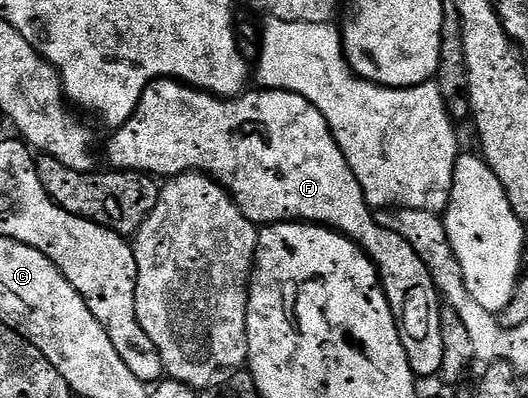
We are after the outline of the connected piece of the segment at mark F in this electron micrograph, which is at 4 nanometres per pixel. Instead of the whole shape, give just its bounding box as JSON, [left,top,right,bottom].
[106,78,444,377]

